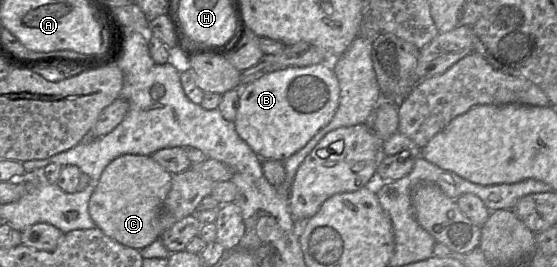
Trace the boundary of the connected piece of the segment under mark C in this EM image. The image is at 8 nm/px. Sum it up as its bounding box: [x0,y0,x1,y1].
[89,154,172,250]

